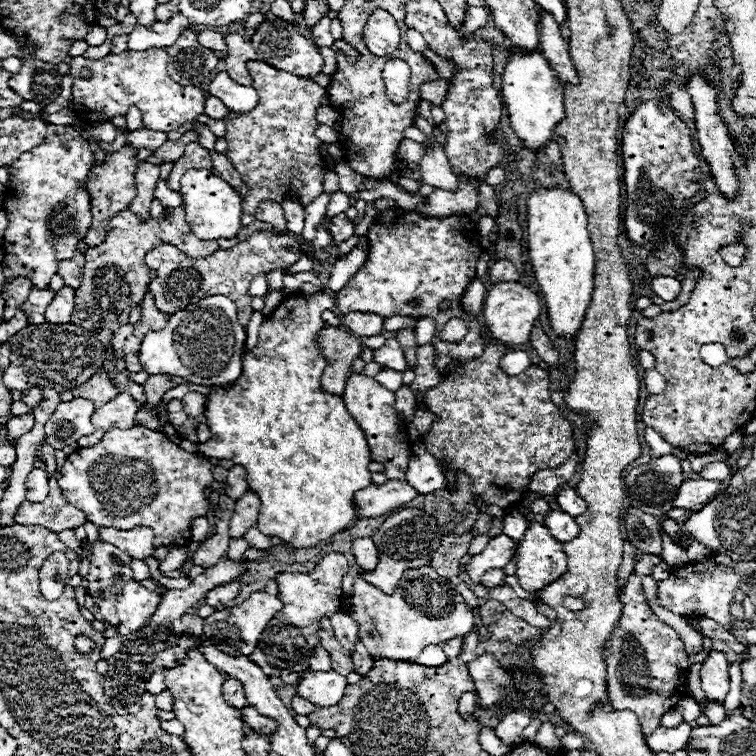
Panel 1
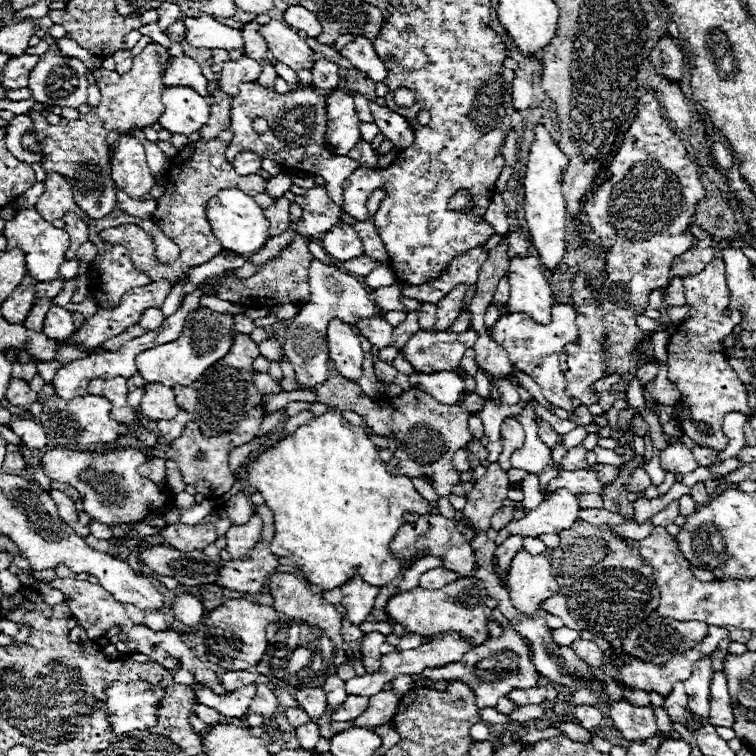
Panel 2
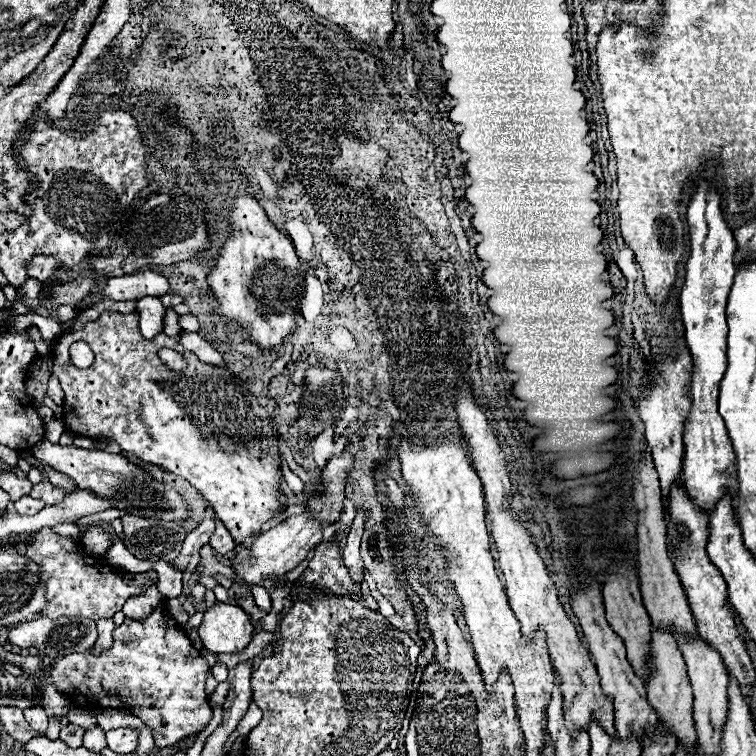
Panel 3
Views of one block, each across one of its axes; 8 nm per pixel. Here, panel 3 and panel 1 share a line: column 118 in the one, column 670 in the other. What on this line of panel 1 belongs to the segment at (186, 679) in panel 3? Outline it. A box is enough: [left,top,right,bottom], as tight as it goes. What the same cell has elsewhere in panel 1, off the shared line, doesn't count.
[602,556,706,736]

